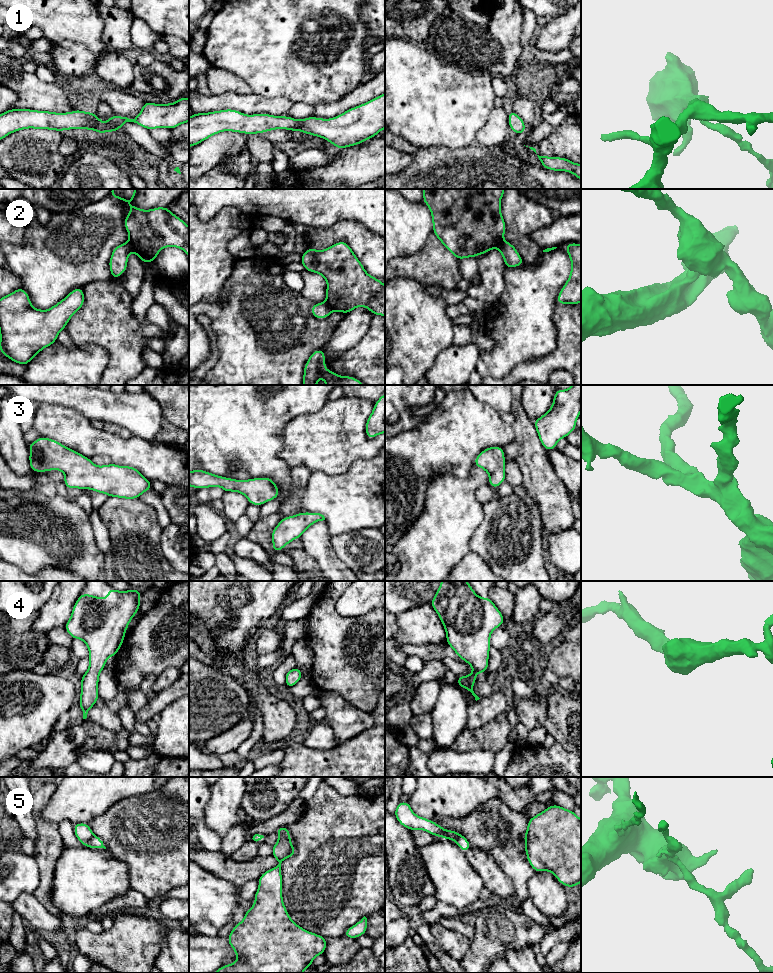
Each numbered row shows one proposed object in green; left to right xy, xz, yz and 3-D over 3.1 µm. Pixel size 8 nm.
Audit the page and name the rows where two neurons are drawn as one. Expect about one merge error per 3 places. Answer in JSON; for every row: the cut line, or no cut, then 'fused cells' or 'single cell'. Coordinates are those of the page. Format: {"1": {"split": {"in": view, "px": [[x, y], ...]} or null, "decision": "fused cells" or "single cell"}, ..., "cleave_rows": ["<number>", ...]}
{"1": {"split": null, "decision": "single cell"}, "2": {"split": {"in": "xy", "px": [[129, 241], [133, 251]]}, "decision": "fused cells"}, "3": {"split": null, "decision": "single cell"}, "4": {"split": null, "decision": "single cell"}, "5": {"split": {"in": "xz", "px": [[292, 846], [284, 858]]}, "decision": "fused cells"}, "cleave_rows": ["2", "5"]}

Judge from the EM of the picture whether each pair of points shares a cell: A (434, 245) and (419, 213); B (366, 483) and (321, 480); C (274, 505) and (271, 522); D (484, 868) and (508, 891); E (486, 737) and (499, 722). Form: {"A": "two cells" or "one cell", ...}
{"A": "two cells", "B": "one cell", "C": "two cells", "D": "one cell", "E": "one cell"}

